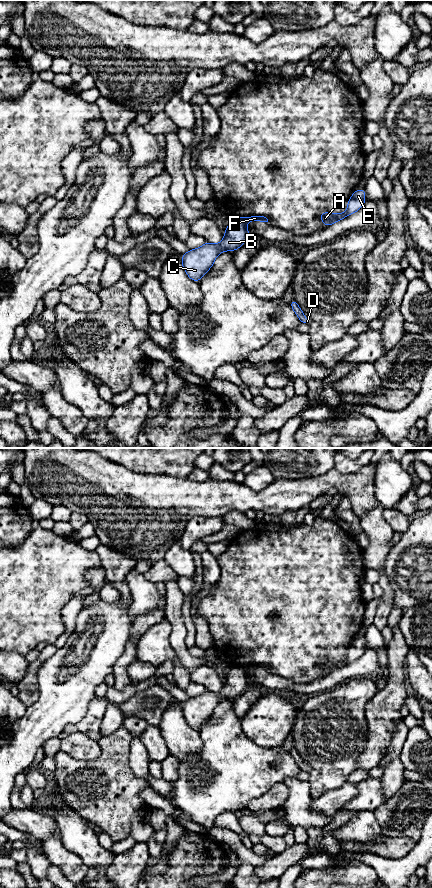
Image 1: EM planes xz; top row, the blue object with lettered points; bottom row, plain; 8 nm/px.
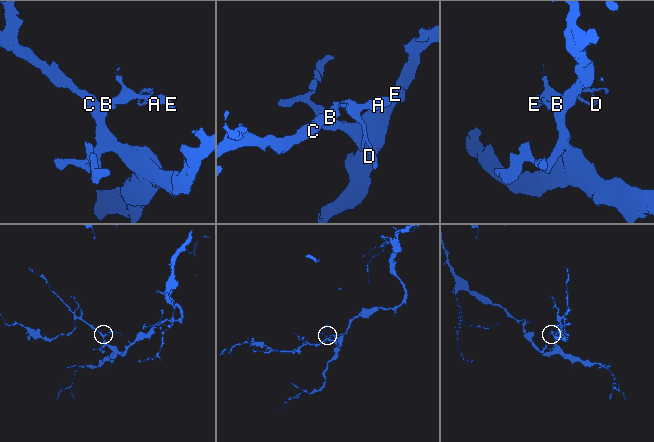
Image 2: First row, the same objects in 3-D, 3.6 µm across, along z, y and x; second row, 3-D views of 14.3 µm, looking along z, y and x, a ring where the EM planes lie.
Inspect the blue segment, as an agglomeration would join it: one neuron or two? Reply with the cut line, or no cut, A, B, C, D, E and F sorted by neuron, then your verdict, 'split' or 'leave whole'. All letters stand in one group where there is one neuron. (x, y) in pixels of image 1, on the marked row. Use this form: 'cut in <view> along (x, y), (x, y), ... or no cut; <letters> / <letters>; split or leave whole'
cut in xz along (238, 218), (245, 223); A D E F / B C; split

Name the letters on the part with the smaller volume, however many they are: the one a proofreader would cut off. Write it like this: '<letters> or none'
A, D, E, F

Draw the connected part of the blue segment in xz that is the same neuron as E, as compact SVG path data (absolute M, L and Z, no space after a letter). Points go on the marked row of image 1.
M360 189L355 191L348 200L347 210L345 213L327 213L323 212L319 218L325 226L330 226L334 222L340 221L352 213L357 212L365 204L365 191Z

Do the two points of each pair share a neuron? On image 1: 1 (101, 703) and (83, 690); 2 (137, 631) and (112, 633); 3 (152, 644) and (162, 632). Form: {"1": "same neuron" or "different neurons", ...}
{"1": "different neurons", "2": "different neurons", "3": "same neuron"}

